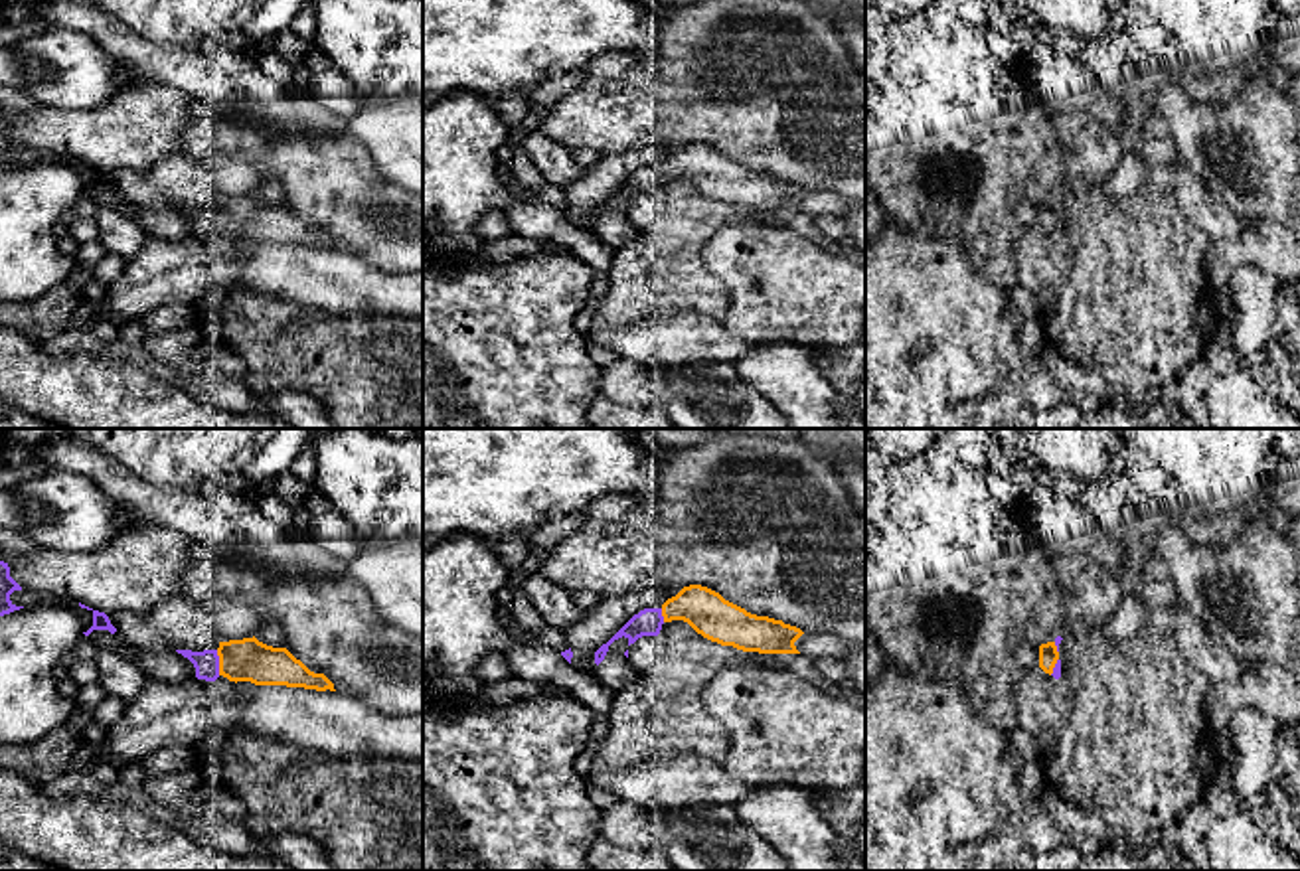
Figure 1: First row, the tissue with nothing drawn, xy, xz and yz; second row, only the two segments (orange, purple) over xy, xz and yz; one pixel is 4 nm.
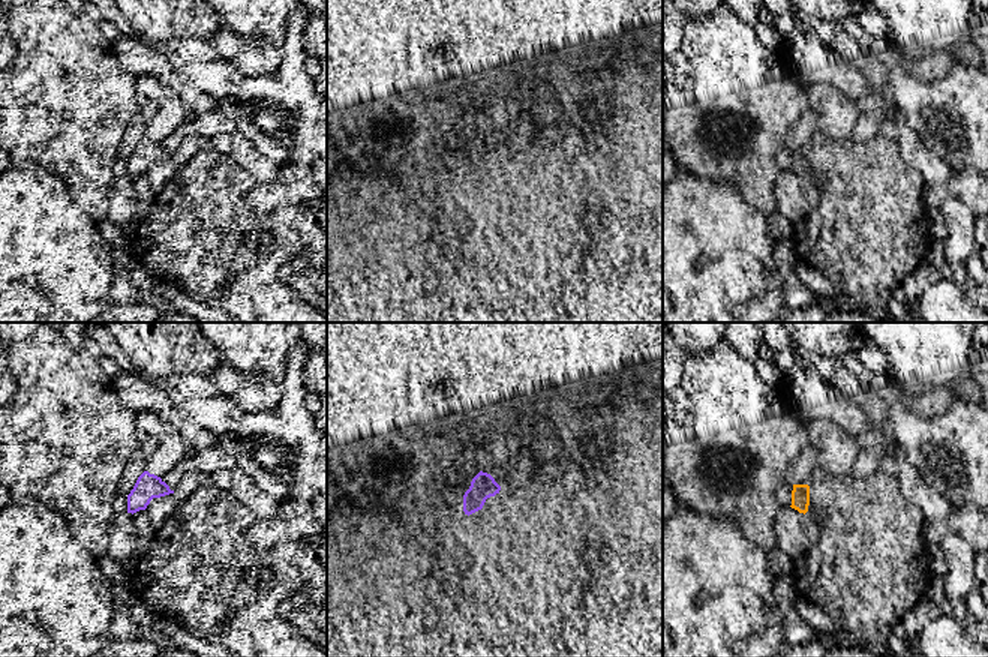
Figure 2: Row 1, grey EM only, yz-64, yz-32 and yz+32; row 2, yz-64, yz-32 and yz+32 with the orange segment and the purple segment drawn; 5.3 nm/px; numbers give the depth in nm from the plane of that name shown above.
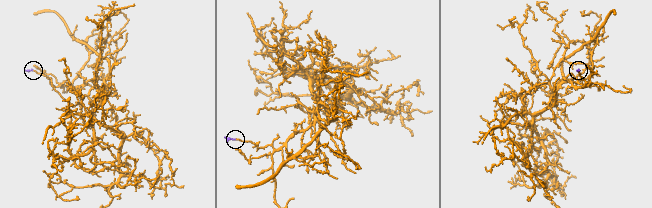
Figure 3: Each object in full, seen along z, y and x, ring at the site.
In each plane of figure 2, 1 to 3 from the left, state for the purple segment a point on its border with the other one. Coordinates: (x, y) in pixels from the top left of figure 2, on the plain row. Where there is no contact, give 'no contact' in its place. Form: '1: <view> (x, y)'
1: no contact
2: no contact
3: no contact

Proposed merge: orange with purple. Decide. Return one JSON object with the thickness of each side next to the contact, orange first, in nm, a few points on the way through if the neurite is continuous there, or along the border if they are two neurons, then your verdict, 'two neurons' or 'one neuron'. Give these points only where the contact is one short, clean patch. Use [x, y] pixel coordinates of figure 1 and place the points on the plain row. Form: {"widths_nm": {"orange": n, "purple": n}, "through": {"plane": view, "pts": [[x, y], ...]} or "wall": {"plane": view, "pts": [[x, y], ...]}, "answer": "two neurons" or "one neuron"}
{"widths_nm": {"orange": 180, "purple": 100}, "answer": "one neuron"}

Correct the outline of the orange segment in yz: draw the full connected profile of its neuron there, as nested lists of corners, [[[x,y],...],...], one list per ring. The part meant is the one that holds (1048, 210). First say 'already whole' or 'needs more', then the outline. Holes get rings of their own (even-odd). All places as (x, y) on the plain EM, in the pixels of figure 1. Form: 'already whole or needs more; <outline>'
needs more; [[[1057,194],[1053,199],[1041,201],[1039,203],[1039,225],[1053,233],[1055,237],[1061,235],[1061,217],[1059,217],[1059,201],[1061,194]]]

